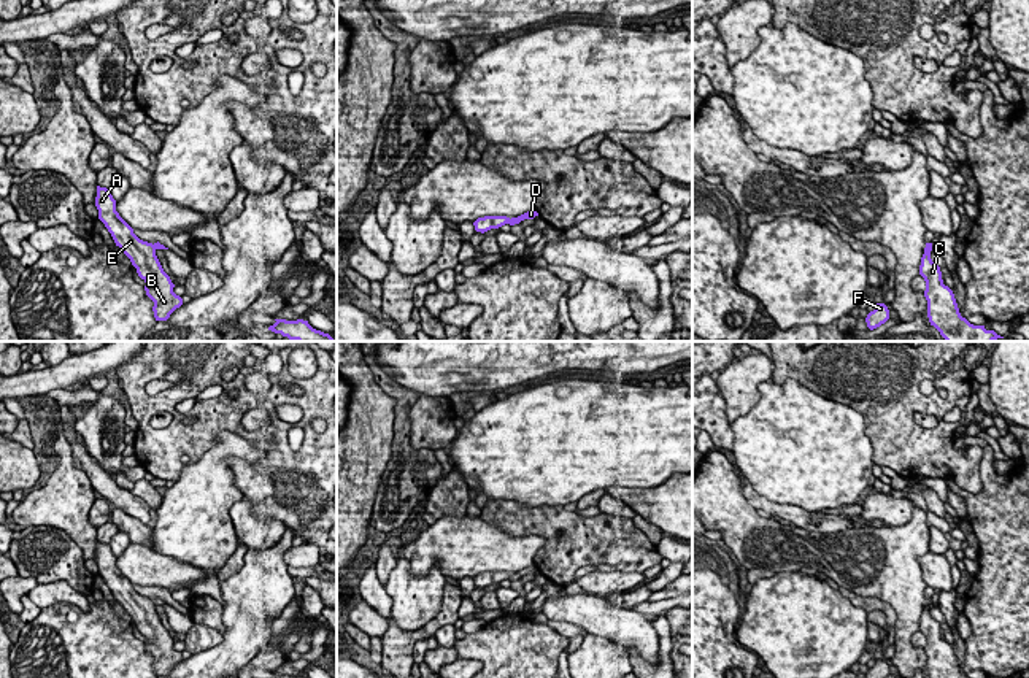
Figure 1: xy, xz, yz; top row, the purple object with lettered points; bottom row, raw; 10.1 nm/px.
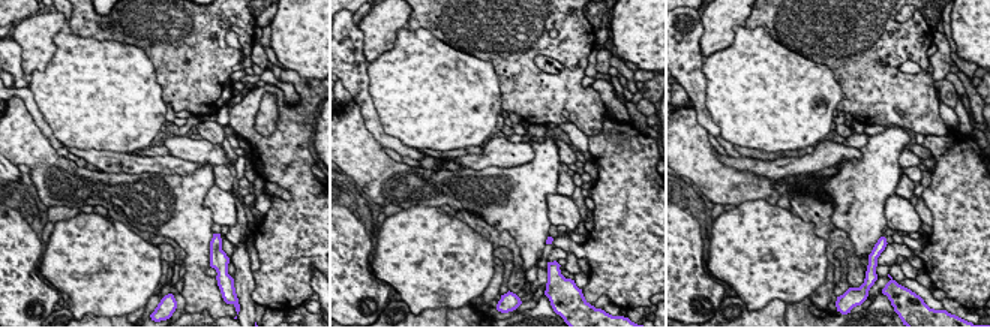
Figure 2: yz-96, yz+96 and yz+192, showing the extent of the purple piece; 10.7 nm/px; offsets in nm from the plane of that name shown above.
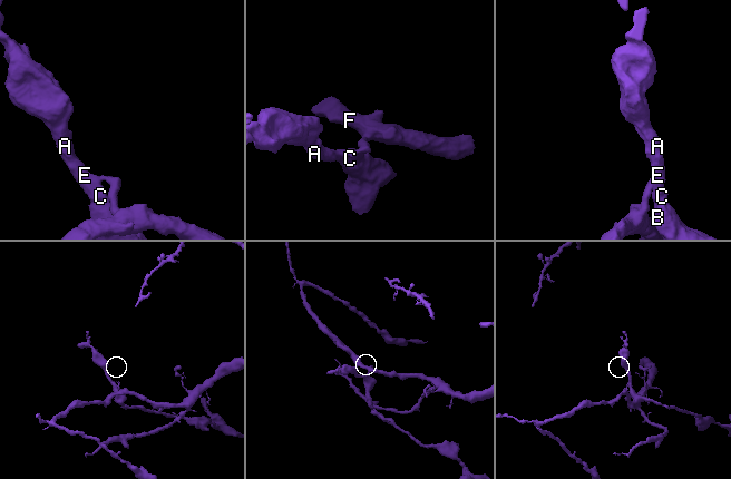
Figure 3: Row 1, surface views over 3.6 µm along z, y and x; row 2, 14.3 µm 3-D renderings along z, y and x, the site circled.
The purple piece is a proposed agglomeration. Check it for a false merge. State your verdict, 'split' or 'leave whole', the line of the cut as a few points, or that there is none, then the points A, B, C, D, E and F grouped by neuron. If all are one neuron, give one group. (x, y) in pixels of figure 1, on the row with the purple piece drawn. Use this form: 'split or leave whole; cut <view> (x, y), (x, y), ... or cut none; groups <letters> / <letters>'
split; cut xz (508, 219), (510, 223); groups A B C E / D F

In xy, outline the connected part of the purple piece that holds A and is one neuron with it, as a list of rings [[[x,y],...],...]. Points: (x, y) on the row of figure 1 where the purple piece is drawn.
[[[97,186],[95,206],[98,219],[111,233],[116,246],[130,259],[138,276],[146,283],[146,295],[154,302],[156,321],[167,321],[183,305],[183,299],[173,292],[175,284],[164,272],[152,243],[140,240],[133,229],[116,211],[116,200],[110,189]]]

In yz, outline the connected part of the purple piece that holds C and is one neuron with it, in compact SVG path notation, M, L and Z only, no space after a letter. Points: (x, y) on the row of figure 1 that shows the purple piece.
M924 248L919 275L926 281L927 318L946 341L994 341L1004 338L985 326L973 326L961 316L953 291L943 284L940 267Z

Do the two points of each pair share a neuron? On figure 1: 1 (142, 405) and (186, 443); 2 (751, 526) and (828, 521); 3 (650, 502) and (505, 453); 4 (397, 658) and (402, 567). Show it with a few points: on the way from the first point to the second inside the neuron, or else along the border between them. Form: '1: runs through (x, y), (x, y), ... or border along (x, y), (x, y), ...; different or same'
1: runs through (143, 421), (162, 443), (170, 443); same
2: border along (796, 526), (805, 531), (832, 532); different
3: border along (645, 488), (602, 489); different
4: border along (389, 616), (407, 631), (416, 631), (435, 616); different

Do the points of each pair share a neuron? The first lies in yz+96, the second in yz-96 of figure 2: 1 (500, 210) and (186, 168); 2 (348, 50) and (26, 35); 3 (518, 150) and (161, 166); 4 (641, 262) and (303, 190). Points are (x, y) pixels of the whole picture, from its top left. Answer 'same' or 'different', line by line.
1: different
2: different
3: different
4: same

